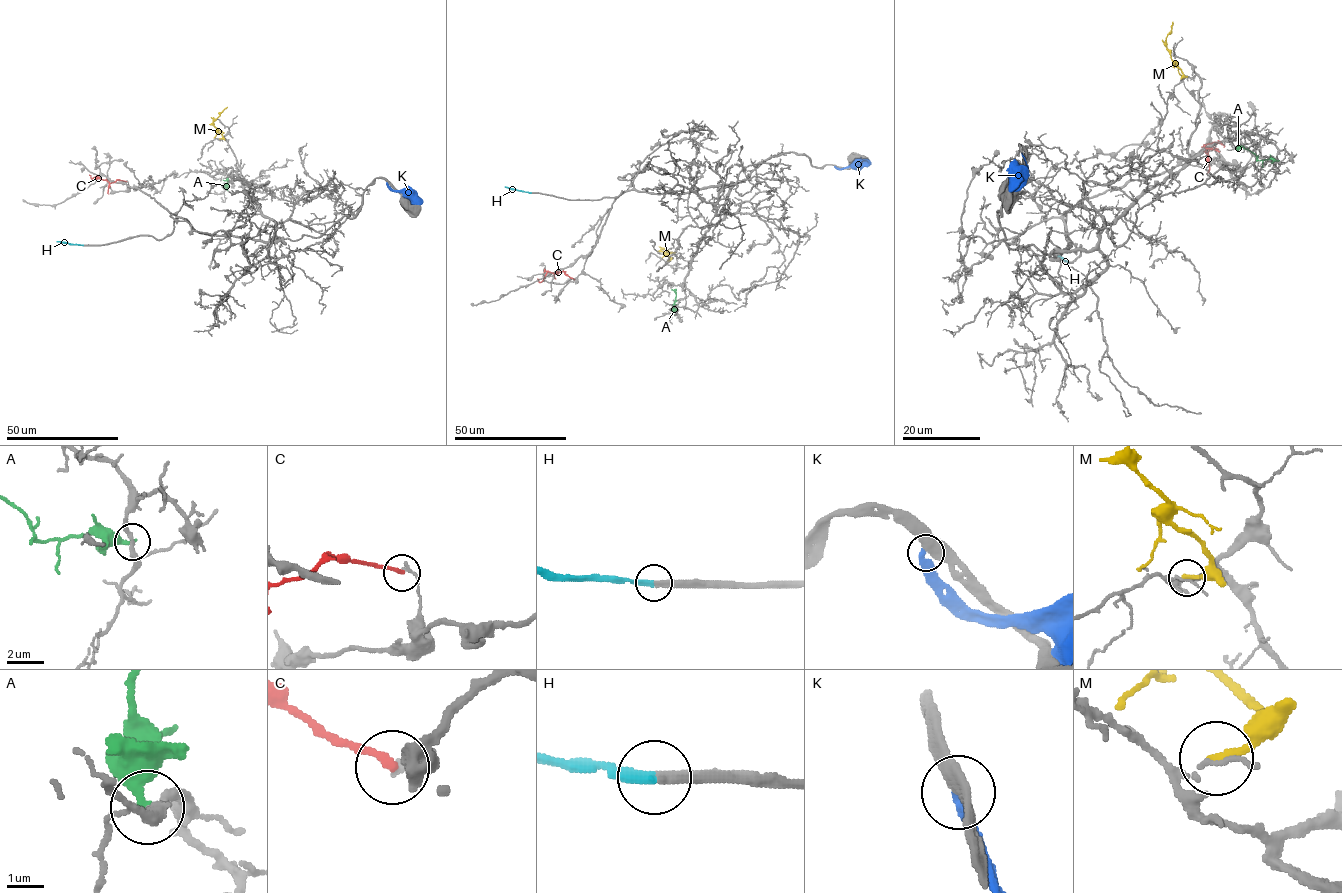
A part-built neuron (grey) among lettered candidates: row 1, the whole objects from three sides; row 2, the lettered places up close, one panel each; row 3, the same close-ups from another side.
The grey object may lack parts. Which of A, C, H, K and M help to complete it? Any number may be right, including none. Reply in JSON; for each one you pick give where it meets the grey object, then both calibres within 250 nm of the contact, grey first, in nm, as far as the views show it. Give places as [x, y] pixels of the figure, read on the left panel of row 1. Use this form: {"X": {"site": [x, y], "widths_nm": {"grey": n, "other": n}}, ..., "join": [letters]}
{"H": {"site": [83, 245], "widths_nm": {"grey": 300, "other": 300}}, "join": ["H"]}

